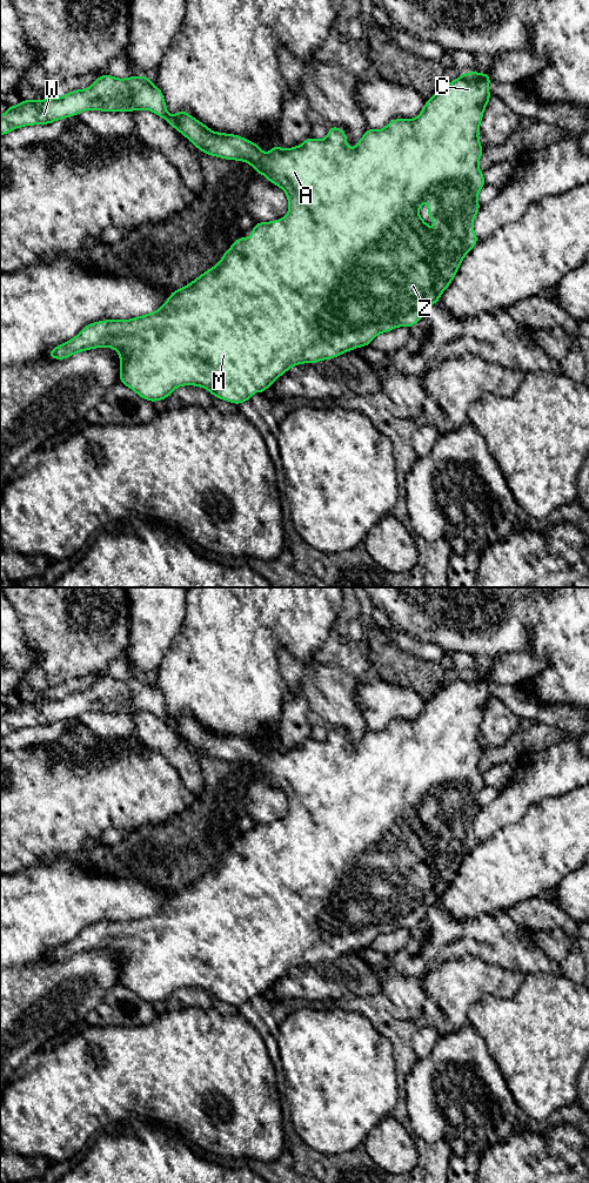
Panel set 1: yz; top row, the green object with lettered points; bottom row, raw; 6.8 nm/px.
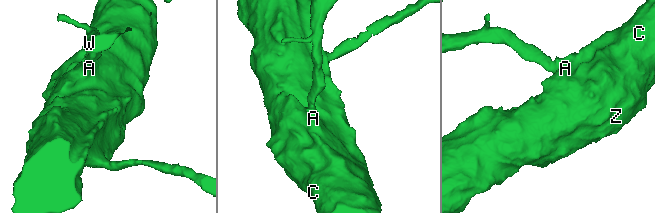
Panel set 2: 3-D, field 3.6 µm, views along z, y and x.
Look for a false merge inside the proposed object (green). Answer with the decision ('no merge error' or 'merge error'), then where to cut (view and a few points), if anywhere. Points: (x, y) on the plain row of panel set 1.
no merge error; no cut

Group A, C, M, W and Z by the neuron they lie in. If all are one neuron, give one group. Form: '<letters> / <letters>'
A C M W Z

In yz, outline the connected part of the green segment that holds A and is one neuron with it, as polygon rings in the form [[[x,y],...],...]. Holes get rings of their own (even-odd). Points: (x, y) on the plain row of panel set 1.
[[[476,672],[462,674],[460,679],[453,681],[448,686],[442,686],[429,701],[424,703],[422,713],[415,720],[393,720],[380,732],[368,728],[353,752],[347,747],[347,735],[344,731],[329,727],[328,737],[323,741],[316,741],[309,738],[302,746],[288,751],[274,747],[266,758],[259,746],[235,735],[213,733],[183,711],[180,711],[176,717],[169,717],[167,714],[162,692],[153,686],[149,678],[134,677],[126,680],[118,680],[106,675],[98,678],[94,685],[88,690],[72,692],[61,699],[42,700],[39,703],[22,701],[18,707],[8,706],[8,711],[0,718],[0,737],[6,737],[11,732],[20,728],[49,726],[56,721],[72,719],[89,711],[126,714],[147,711],[166,721],[173,730],[196,747],[200,753],[230,762],[237,761],[248,764],[255,771],[256,777],[262,774],[270,785],[283,791],[288,799],[289,813],[283,820],[272,824],[257,824],[250,831],[252,836],[249,841],[246,841],[243,836],[237,839],[215,868],[209,869],[186,888],[173,892],[159,912],[130,921],[106,921],[89,925],[72,941],[48,952],[47,956],[52,961],[66,961],[85,952],[102,948],[112,949],[120,956],[120,984],[130,989],[146,1002],[152,1004],[165,1002],[178,988],[188,986],[205,989],[213,997],[239,1007],[242,1003],[250,1002],[255,990],[259,995],[263,995],[270,986],[287,974],[293,967],[300,967],[302,964],[314,966],[322,961],[333,961],[359,948],[369,948],[370,943],[381,934],[388,934],[397,928],[413,929],[424,918],[428,909],[439,903],[442,894],[454,881],[462,861],[478,843],[473,824],[481,808],[477,802],[477,795],[486,787],[483,773],[478,769],[480,759],[484,753],[478,741],[478,734],[484,711],[491,699],[489,694],[490,683],[491,679],[488,673],[484,675]],[[424,800],[428,801],[428,820],[435,822],[434,832],[431,832],[419,816],[419,809]]]

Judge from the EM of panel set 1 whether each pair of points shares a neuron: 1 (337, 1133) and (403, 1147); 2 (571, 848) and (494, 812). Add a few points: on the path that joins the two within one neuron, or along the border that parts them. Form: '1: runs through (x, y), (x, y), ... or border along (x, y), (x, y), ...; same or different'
1: border along (383, 1117), (362, 1142); different
2: border along (536, 804), (520, 820), (501, 827), (492, 835); different

